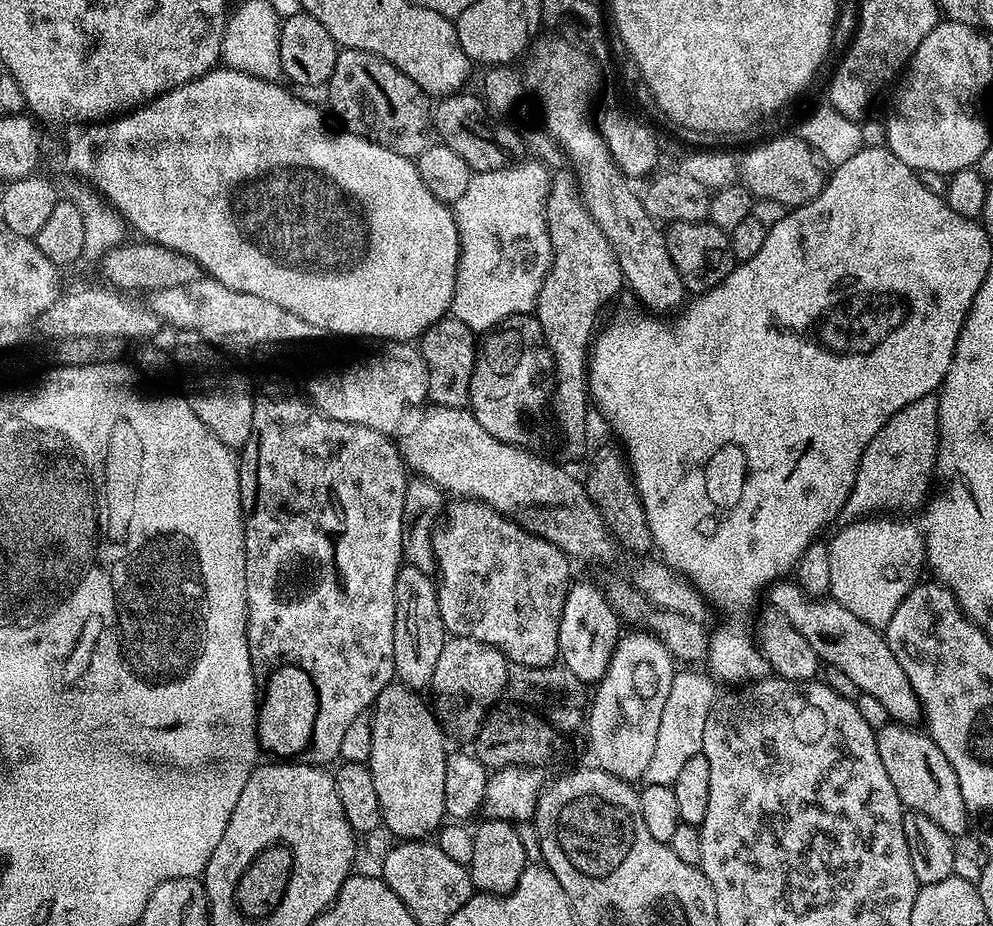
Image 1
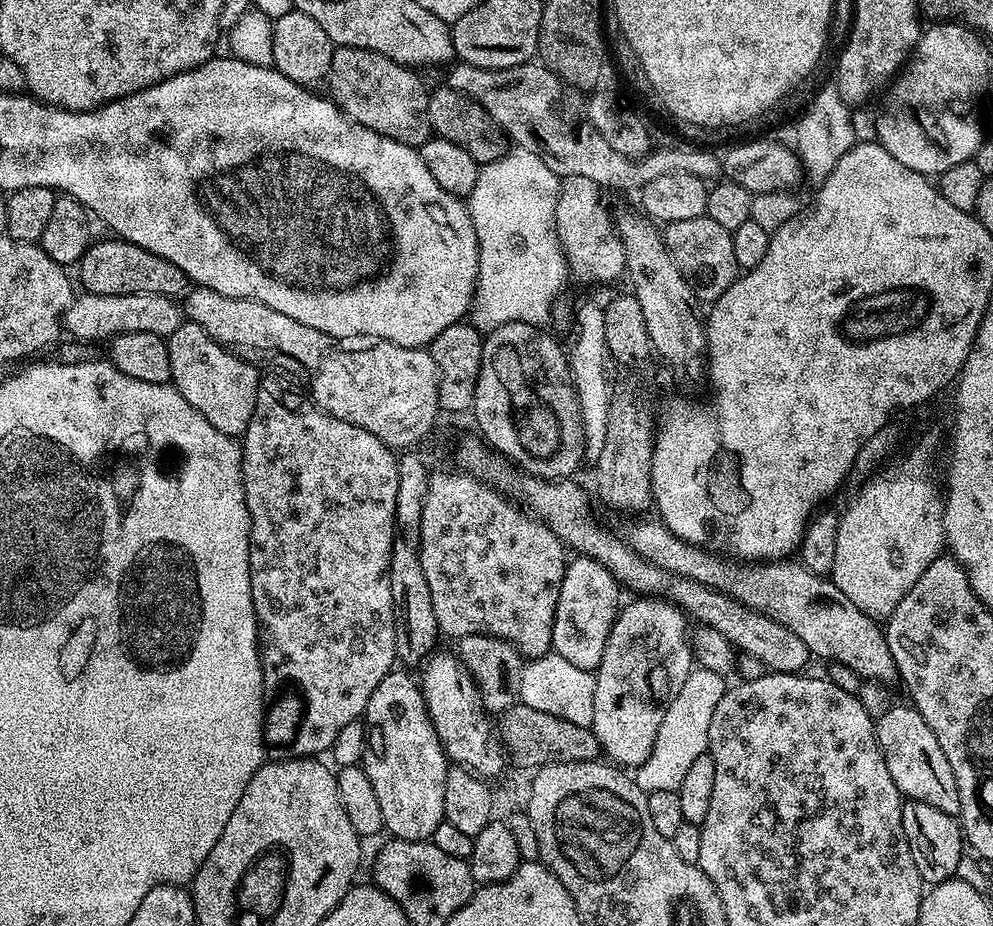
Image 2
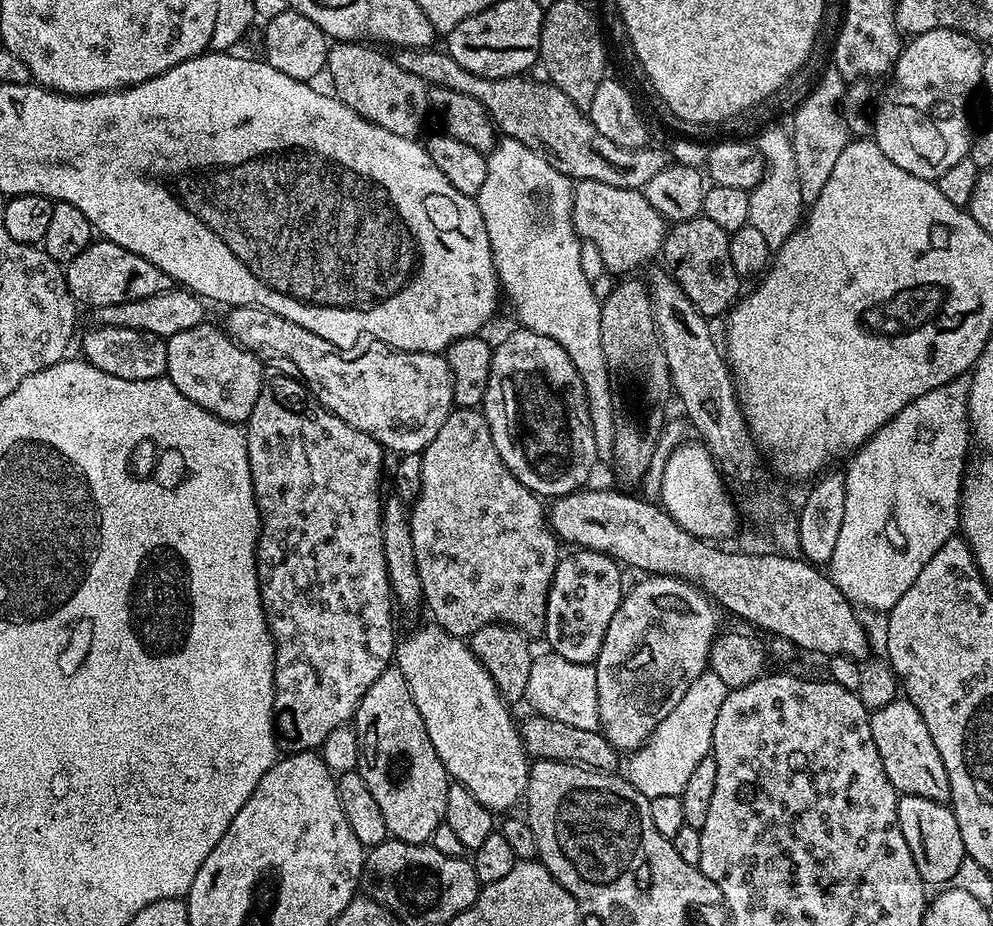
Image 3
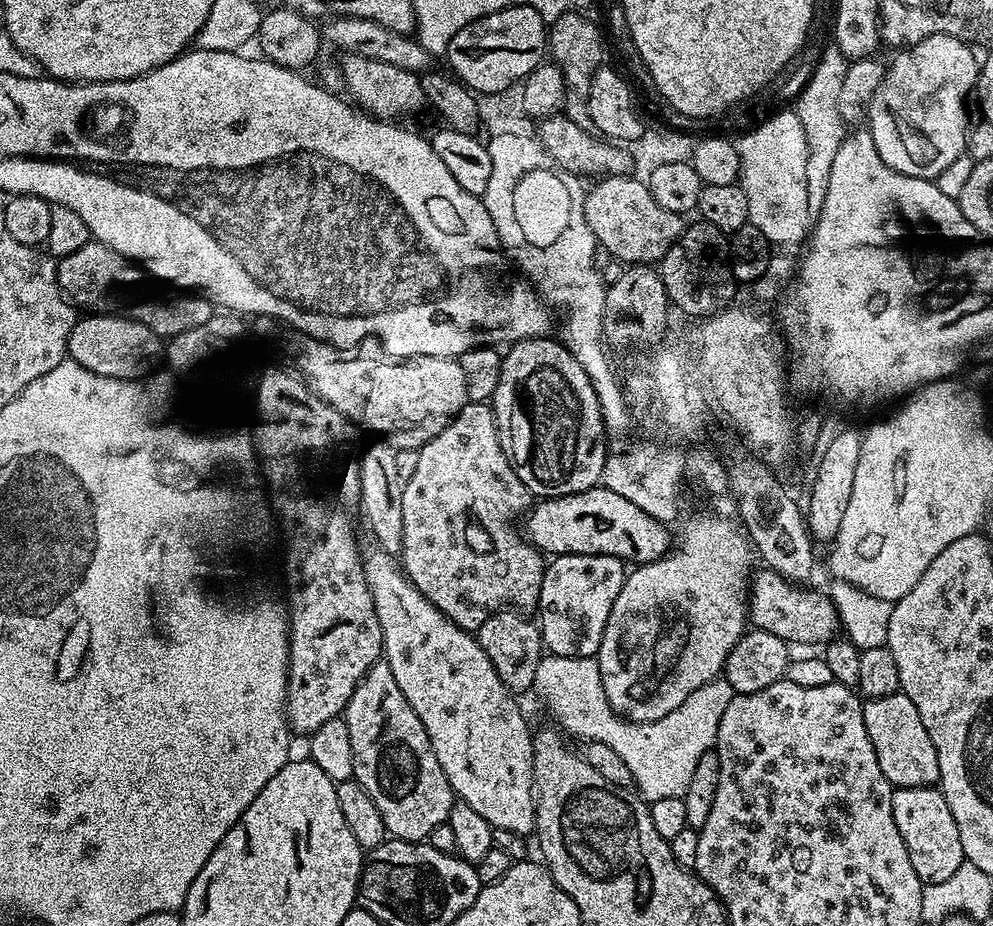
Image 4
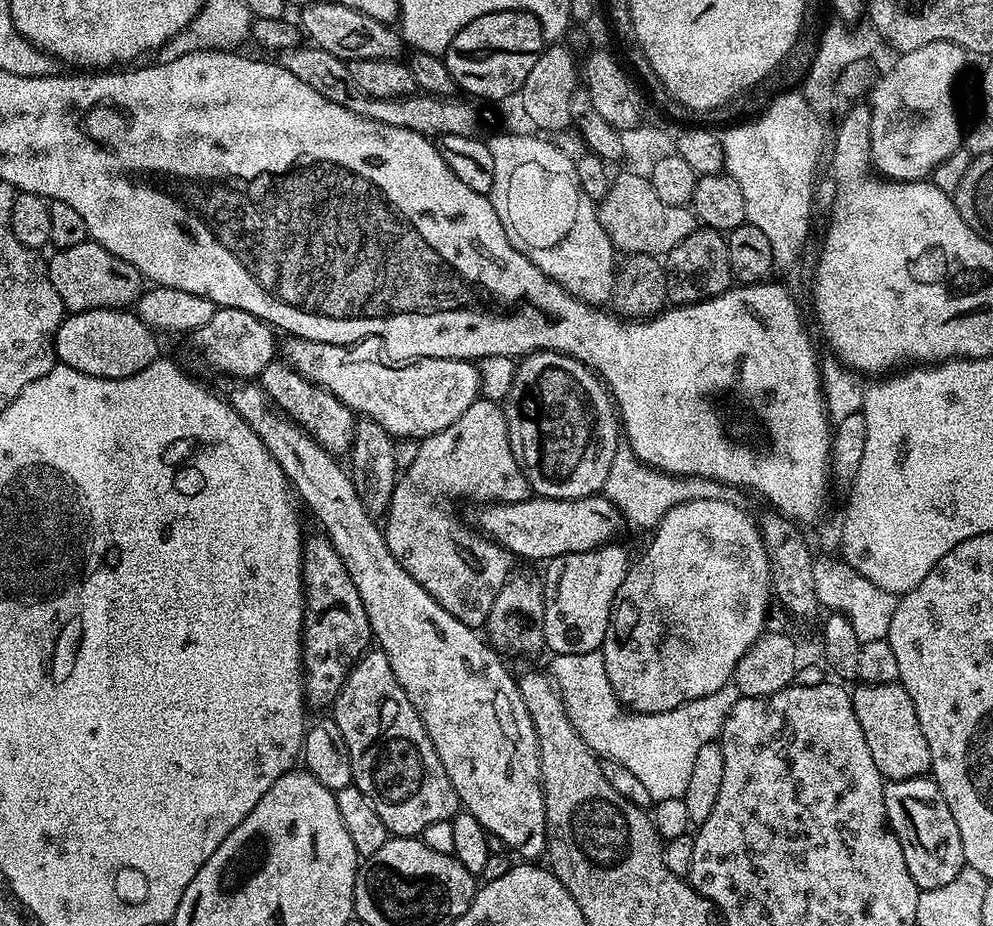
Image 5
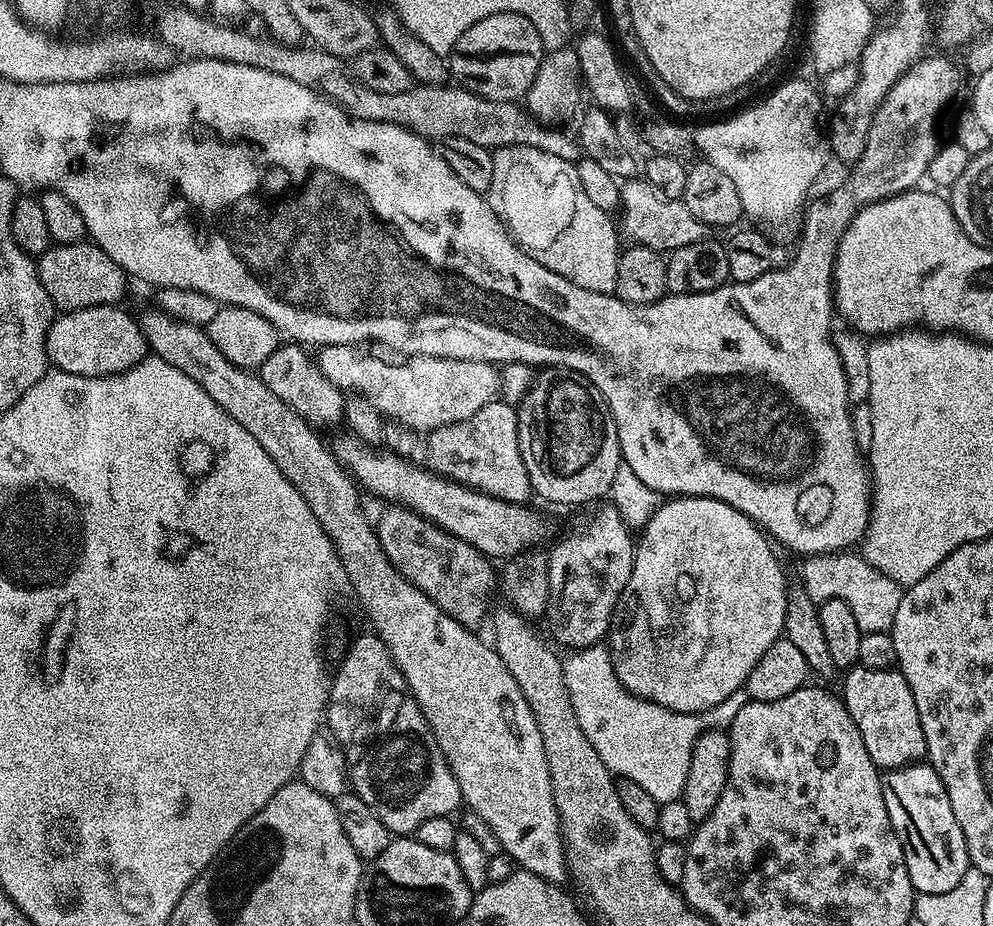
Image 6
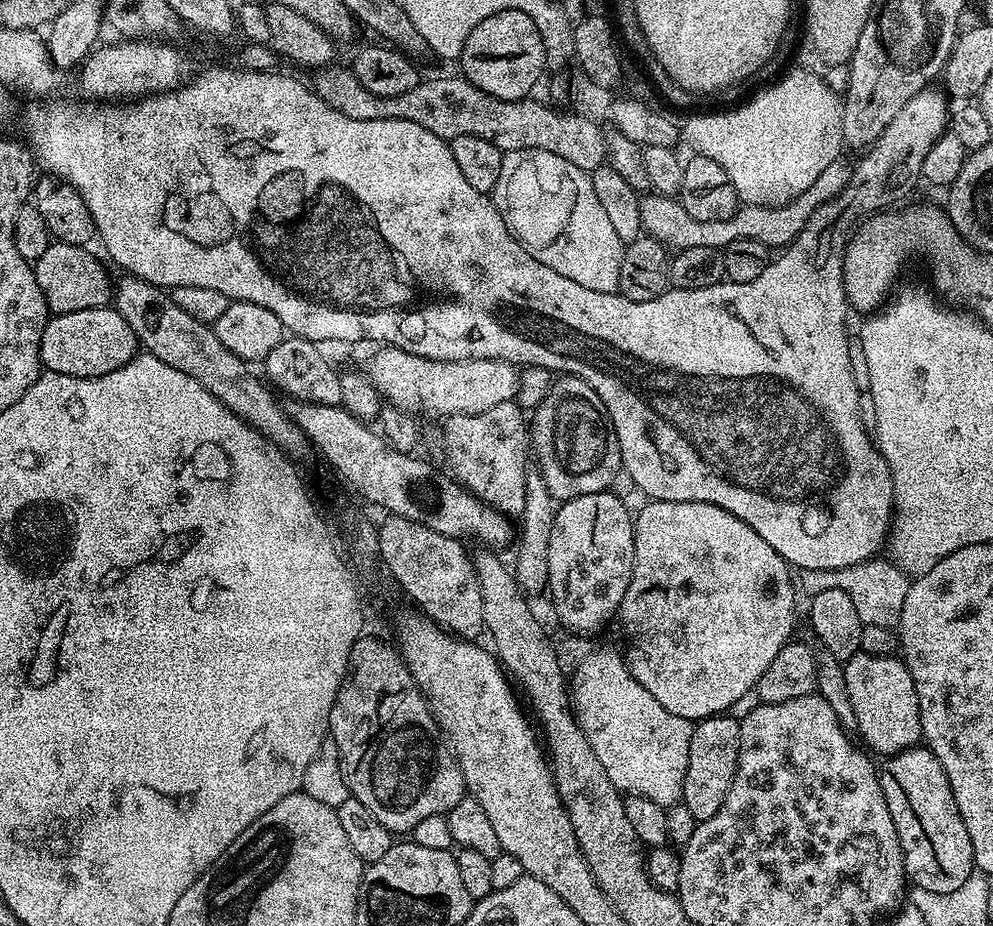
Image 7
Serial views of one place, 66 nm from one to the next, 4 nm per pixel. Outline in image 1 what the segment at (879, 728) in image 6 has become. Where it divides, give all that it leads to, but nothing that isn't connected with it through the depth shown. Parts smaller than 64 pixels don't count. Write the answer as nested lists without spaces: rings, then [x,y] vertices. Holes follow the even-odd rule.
[[[889,722],[876,732],[876,741],[882,766],[886,766],[886,774],[890,782],[894,782],[894,790],[898,790],[898,798],[905,809],[920,812],[938,822],[938,826],[942,826],[952,837],[960,838],[970,825],[966,802],[962,800],[962,786],[958,786],[958,774],[954,774],[954,766],[946,762],[946,754],[938,750],[927,731]]]

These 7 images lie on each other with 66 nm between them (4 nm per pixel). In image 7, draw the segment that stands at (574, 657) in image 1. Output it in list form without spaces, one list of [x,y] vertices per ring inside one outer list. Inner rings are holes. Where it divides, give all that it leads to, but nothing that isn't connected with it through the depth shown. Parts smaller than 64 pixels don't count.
[[[609,490],[598,494],[582,494],[582,498],[565,500],[557,507],[554,526],[550,530],[550,550],[548,551],[548,582],[547,591],[552,591],[552,604],[556,607],[556,616],[572,632],[596,632],[604,627],[608,619],[615,617],[620,611],[620,603],[626,594],[626,586],[630,586],[630,578],[634,570],[634,516],[628,508]]]

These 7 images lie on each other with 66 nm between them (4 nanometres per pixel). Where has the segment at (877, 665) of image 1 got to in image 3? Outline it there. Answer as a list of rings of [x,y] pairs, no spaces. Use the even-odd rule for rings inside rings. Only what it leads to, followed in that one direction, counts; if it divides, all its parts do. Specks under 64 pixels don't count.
[[[592,488],[581,490],[579,492],[572,492],[568,496],[562,496],[553,499],[550,504],[550,511],[547,513],[546,520],[551,527],[553,535],[556,536],[557,541],[564,540],[568,546],[575,546],[580,550],[587,550],[590,552],[601,552],[607,556],[615,558],[621,565],[627,566],[629,564],[632,568],[637,568],[640,574],[651,574],[653,576],[677,576],[680,580],[689,580],[691,584],[696,585],[697,588],[703,589],[705,593],[713,600],[725,613],[733,612],[736,616],[741,616],[748,624],[753,624],[756,628],[761,628],[762,631],[768,632],[772,636],[781,636],[786,638],[792,644],[796,645],[797,649],[808,652],[817,652],[821,658],[829,656],[848,656],[851,660],[863,662],[869,659],[870,649],[868,647],[868,640],[866,630],[863,629],[862,622],[859,621],[857,611],[854,609],[852,601],[845,598],[842,590],[838,590],[838,586],[832,581],[831,575],[824,576],[819,567],[808,563],[803,558],[795,558],[790,554],[771,554],[767,556],[764,552],[727,552],[724,546],[717,546],[715,543],[699,540],[696,536],[691,536],[686,530],[682,530],[682,526],[678,526],[678,522],[674,522],[674,518],[670,518],[670,514],[659,503],[653,502],[648,498],[641,498],[639,495],[627,496],[624,492],[607,492],[604,488]]]

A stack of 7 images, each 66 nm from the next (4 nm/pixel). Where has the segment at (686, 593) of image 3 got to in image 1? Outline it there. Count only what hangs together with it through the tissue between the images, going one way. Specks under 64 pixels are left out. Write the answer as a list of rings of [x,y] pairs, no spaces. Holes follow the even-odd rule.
[[[628,630],[621,635],[606,674],[595,685],[592,709],[586,712],[588,744],[602,771],[629,782],[643,781],[658,746],[662,710],[666,710],[666,698],[677,679],[677,661],[658,637],[647,630]]]

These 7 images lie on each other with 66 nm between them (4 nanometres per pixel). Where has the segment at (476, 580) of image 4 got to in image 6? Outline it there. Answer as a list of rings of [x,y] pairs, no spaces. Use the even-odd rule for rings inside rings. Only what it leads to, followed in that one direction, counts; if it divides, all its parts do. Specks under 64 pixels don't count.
[[[499,398],[492,400],[478,414],[470,414],[462,422],[442,426],[427,433],[427,463],[433,472],[457,480],[468,488],[485,492],[494,498],[527,505],[533,495],[530,478],[526,474],[526,462],[522,462],[522,450],[518,446],[518,418],[516,408]],[[388,506],[385,508],[388,509],[381,514],[380,524],[378,520],[375,529],[376,536],[380,539],[380,545],[388,561],[418,590],[422,590],[422,594],[426,594],[442,611],[450,614],[450,618],[454,618],[454,622],[458,622],[464,628],[479,629],[479,624],[483,620],[485,623],[490,612],[488,599],[492,596],[492,587],[495,584],[497,587],[498,584],[497,569],[496,572],[492,569],[494,567],[493,561],[489,557],[482,555],[478,550],[474,550],[474,546],[454,538],[437,524],[432,524],[418,514],[414,514],[411,508],[403,506]]]

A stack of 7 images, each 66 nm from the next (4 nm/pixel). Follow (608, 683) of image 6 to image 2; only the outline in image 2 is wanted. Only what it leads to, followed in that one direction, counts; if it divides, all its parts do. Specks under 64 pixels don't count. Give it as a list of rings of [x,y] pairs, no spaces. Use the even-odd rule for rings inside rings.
[[[550,651],[545,656],[529,659],[525,663],[522,678],[520,679],[519,703],[534,706],[534,710],[546,710],[546,714],[554,714],[566,722],[574,722],[574,726],[591,728],[592,719],[594,718],[595,685],[596,678],[592,672],[587,672],[578,666],[572,665],[572,663],[566,662],[566,658],[562,658],[556,652]],[[699,666],[693,667],[692,673],[686,678],[686,686],[682,686],[678,698],[674,698],[674,702],[670,702],[670,710],[666,710],[666,718],[662,718],[662,726],[658,726],[658,738],[654,742],[654,750],[650,750],[650,758],[641,768],[635,769],[636,785],[643,792],[650,793],[658,790],[679,792],[682,778],[686,778],[686,773],[690,770],[692,763],[708,751],[710,718],[714,718],[714,706],[718,706],[725,687],[725,677],[714,674],[714,670],[706,670]]]

